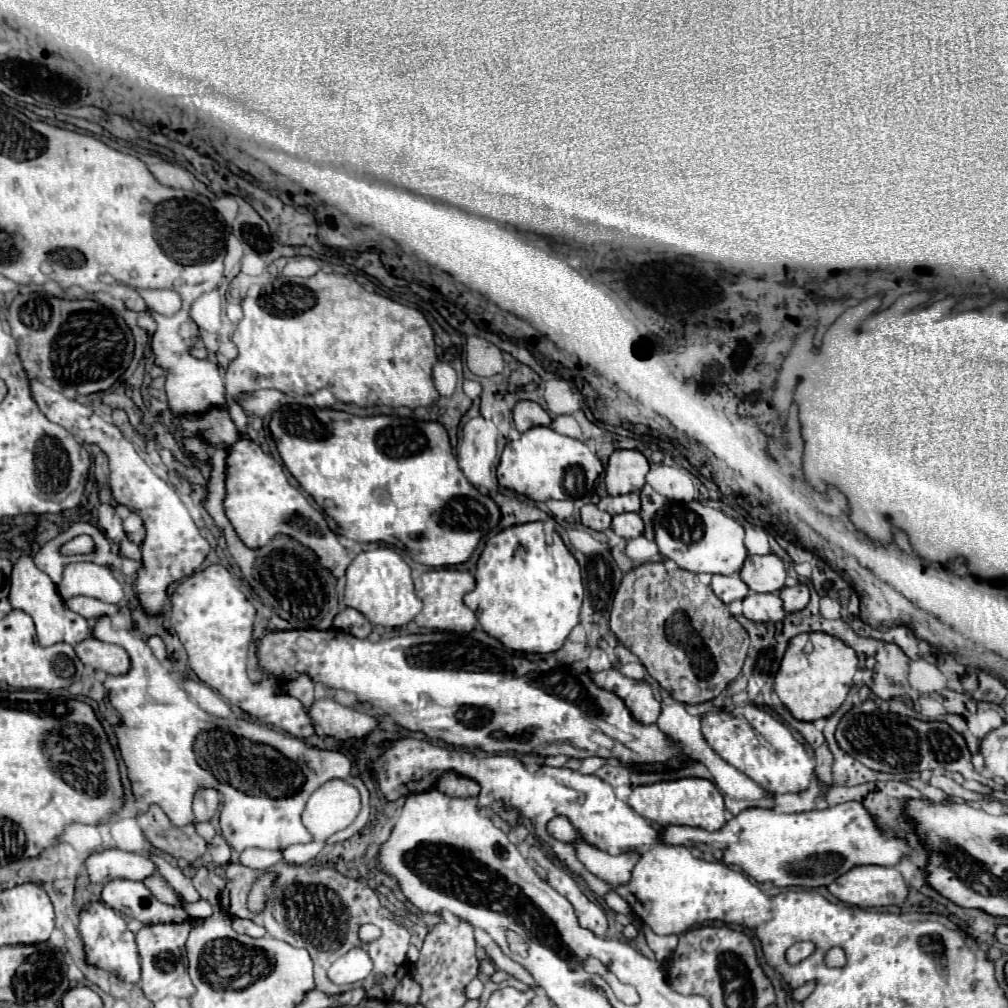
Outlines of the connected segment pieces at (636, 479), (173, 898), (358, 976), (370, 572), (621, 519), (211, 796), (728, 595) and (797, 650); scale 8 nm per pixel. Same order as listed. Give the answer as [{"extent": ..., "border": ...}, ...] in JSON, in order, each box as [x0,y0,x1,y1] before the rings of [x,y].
[{"extent":[605,449,649,495],"border":[[[635,449],[613,451],[605,471],[607,493],[625,495],[631,491],[641,491],[641,487],[645,485],[647,471],[649,471],[649,461],[643,457],[643,453]]]},{"extent":[143,875,181,907],"border":[[[151,875],[147,879],[143,879],[145,887],[153,893],[153,897],[157,897],[159,901],[167,903],[167,905],[175,905],[175,907],[181,907],[181,899],[177,897],[175,889],[161,877],[161,875]]]},{"extent":[329,947,373,985],"border":[[[355,947],[331,965],[329,979],[337,985],[351,985],[369,977],[371,971],[373,971],[373,961],[369,953],[363,947]]]},{"extent":[345,547,423,627],"border":[[[377,547],[373,551],[359,553],[347,569],[345,585],[345,605],[361,611],[373,625],[401,627],[415,619],[423,609],[423,601],[415,595],[411,567],[403,557],[389,547]]]},{"extent":[611,513,643,539],"border":[[[619,513],[613,515],[611,529],[623,539],[633,539],[643,533],[643,521],[637,513]]]},{"extent":[193,789,219,823],"border":[[[203,789],[197,791],[193,797],[193,813],[195,813],[195,823],[209,821],[219,807],[219,793],[215,789]]]},{"extent":[711,575,749,603],"border":[[[713,575],[711,589],[723,603],[743,599],[749,593],[749,587],[739,579],[739,575]]]},{"extent":[775,633,859,721],"border":[[[801,633],[789,641],[789,649],[775,677],[775,693],[799,721],[817,721],[833,715],[853,687],[859,659],[851,647],[827,633]]]}]

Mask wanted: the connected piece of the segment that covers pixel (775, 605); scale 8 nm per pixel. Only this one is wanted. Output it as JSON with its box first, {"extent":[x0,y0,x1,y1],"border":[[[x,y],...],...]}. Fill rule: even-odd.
{"extent":[743,593,785,623],"border":[[[749,593],[743,599],[743,615],[757,623],[775,623],[785,617],[785,611],[779,593]]]}

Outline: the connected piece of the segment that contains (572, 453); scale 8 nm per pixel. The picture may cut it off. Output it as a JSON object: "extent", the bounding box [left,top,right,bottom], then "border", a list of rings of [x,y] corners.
{"extent":[497,427,601,501],"border":[[[531,427],[517,441],[505,445],[497,467],[497,479],[501,487],[527,495],[533,501],[577,499],[593,491],[593,483],[601,471],[601,461],[583,441],[559,435],[551,427]]]}

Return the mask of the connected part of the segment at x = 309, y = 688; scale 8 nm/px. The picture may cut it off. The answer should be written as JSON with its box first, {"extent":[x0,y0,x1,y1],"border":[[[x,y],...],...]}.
{"extent":[279,675,313,711],"border":[[[301,675],[295,681],[289,681],[285,687],[279,689],[279,693],[287,693],[287,695],[299,699],[303,703],[305,711],[309,711],[309,707],[313,705],[313,681],[305,675]]]}

